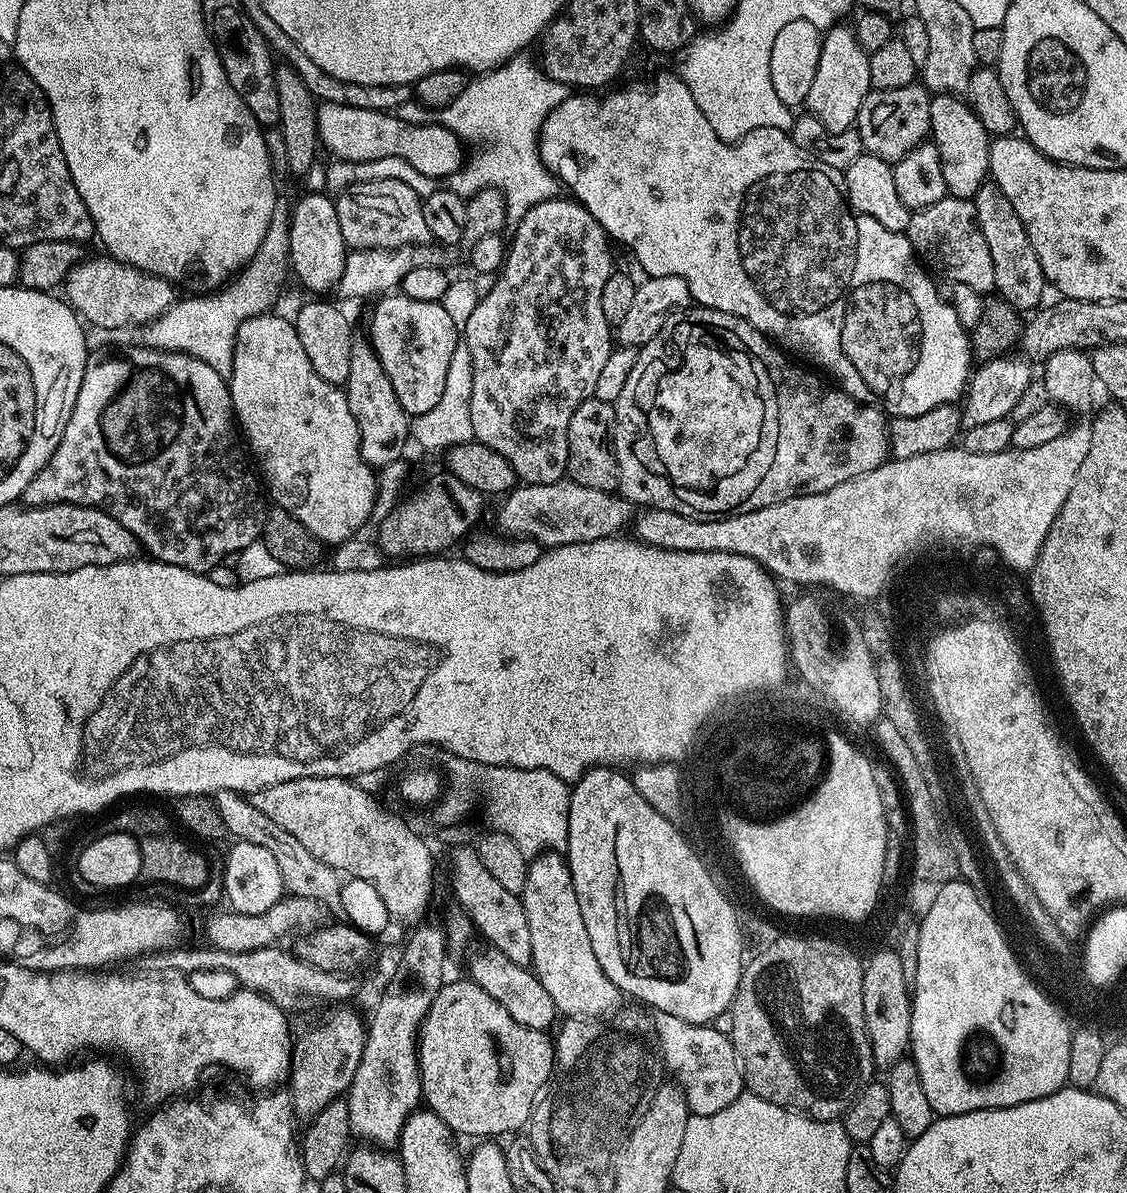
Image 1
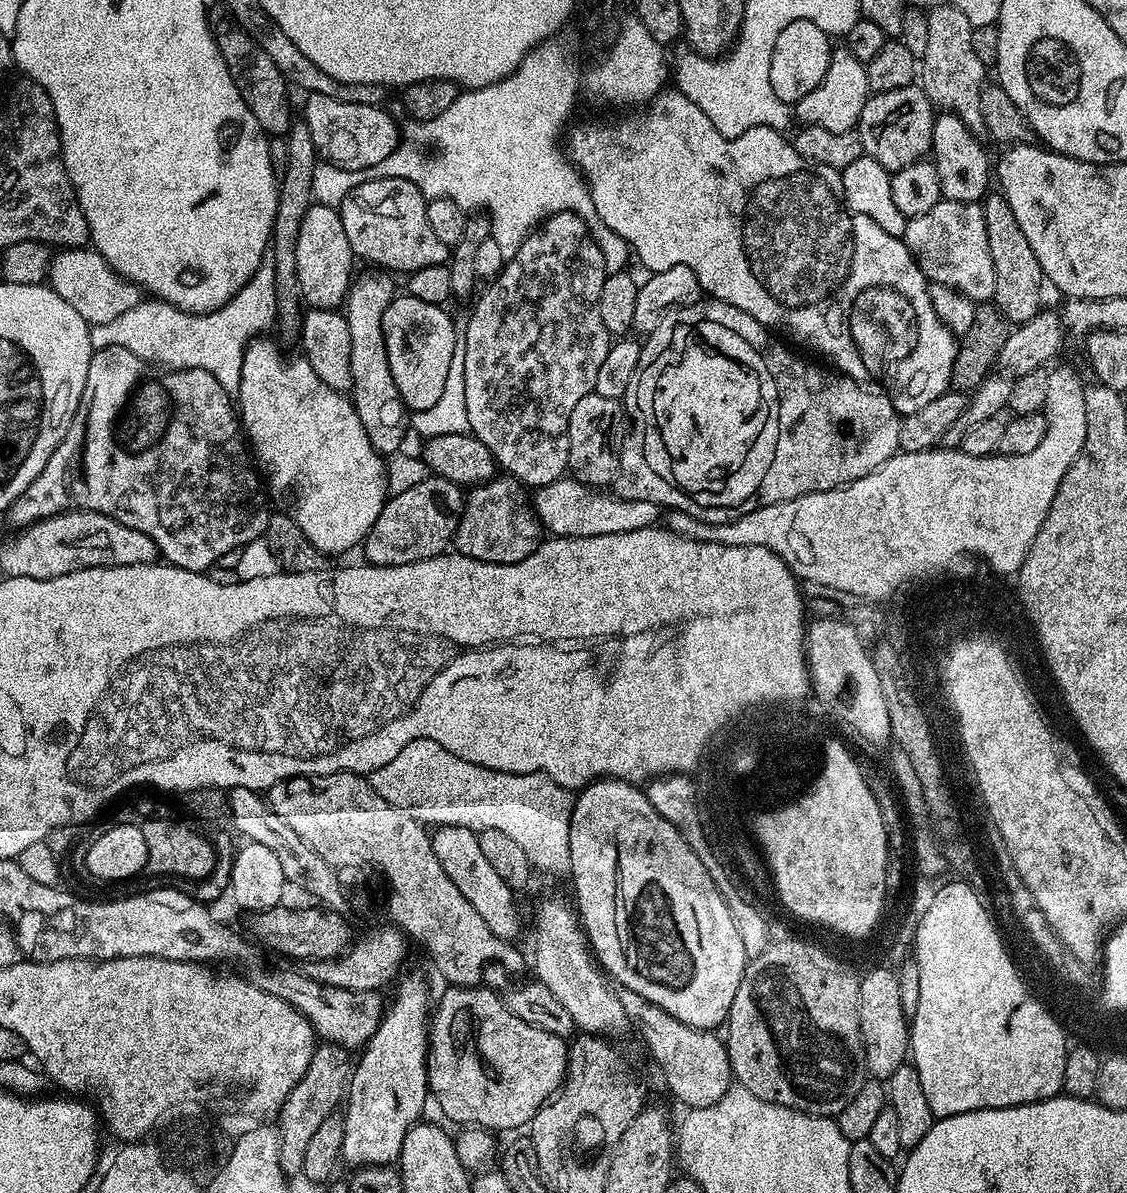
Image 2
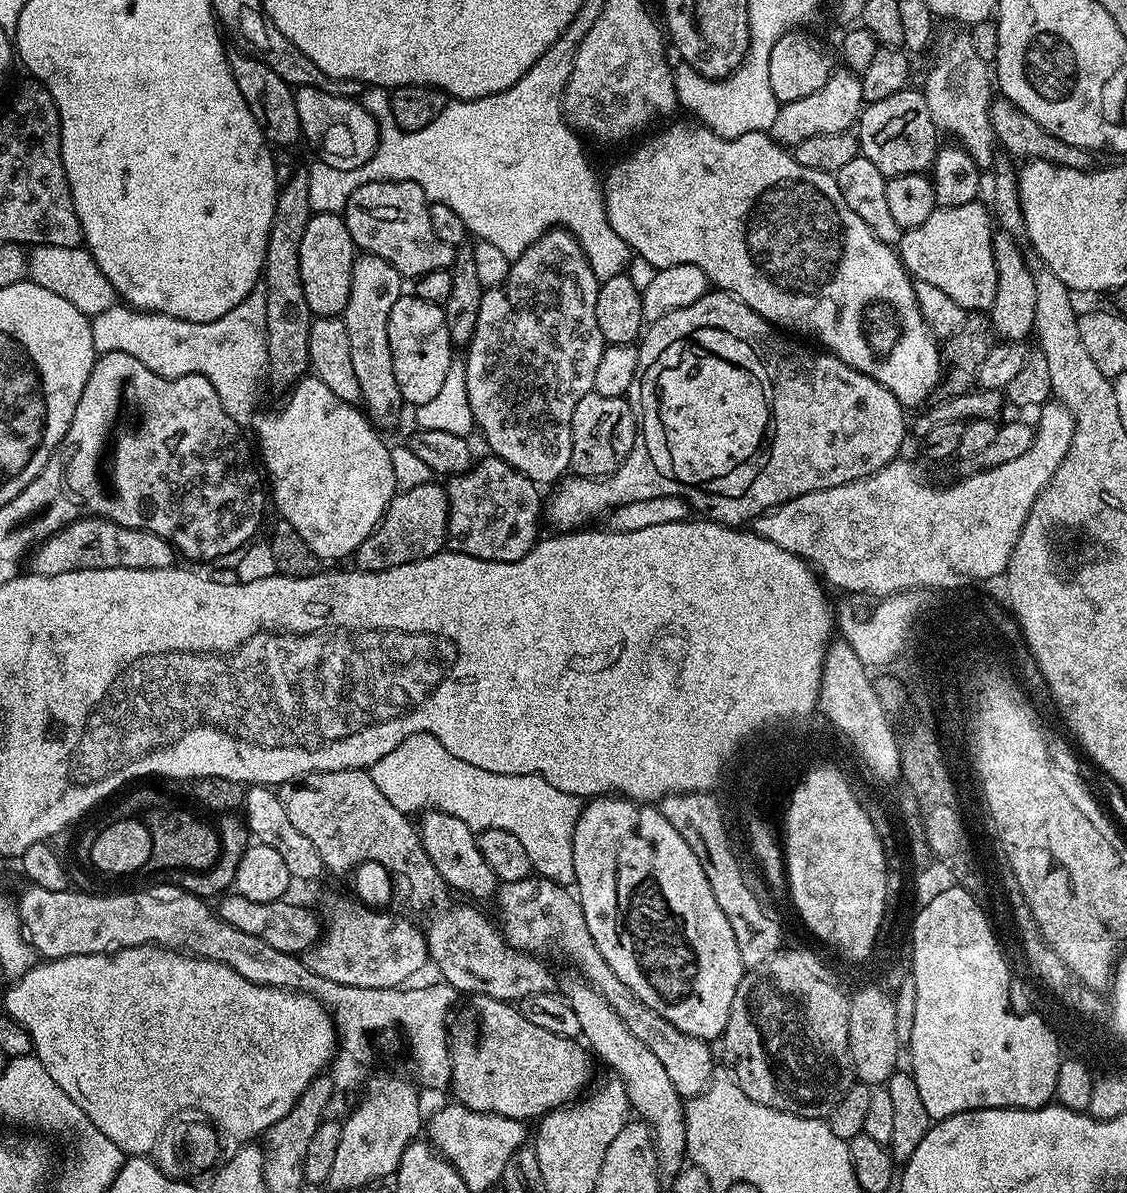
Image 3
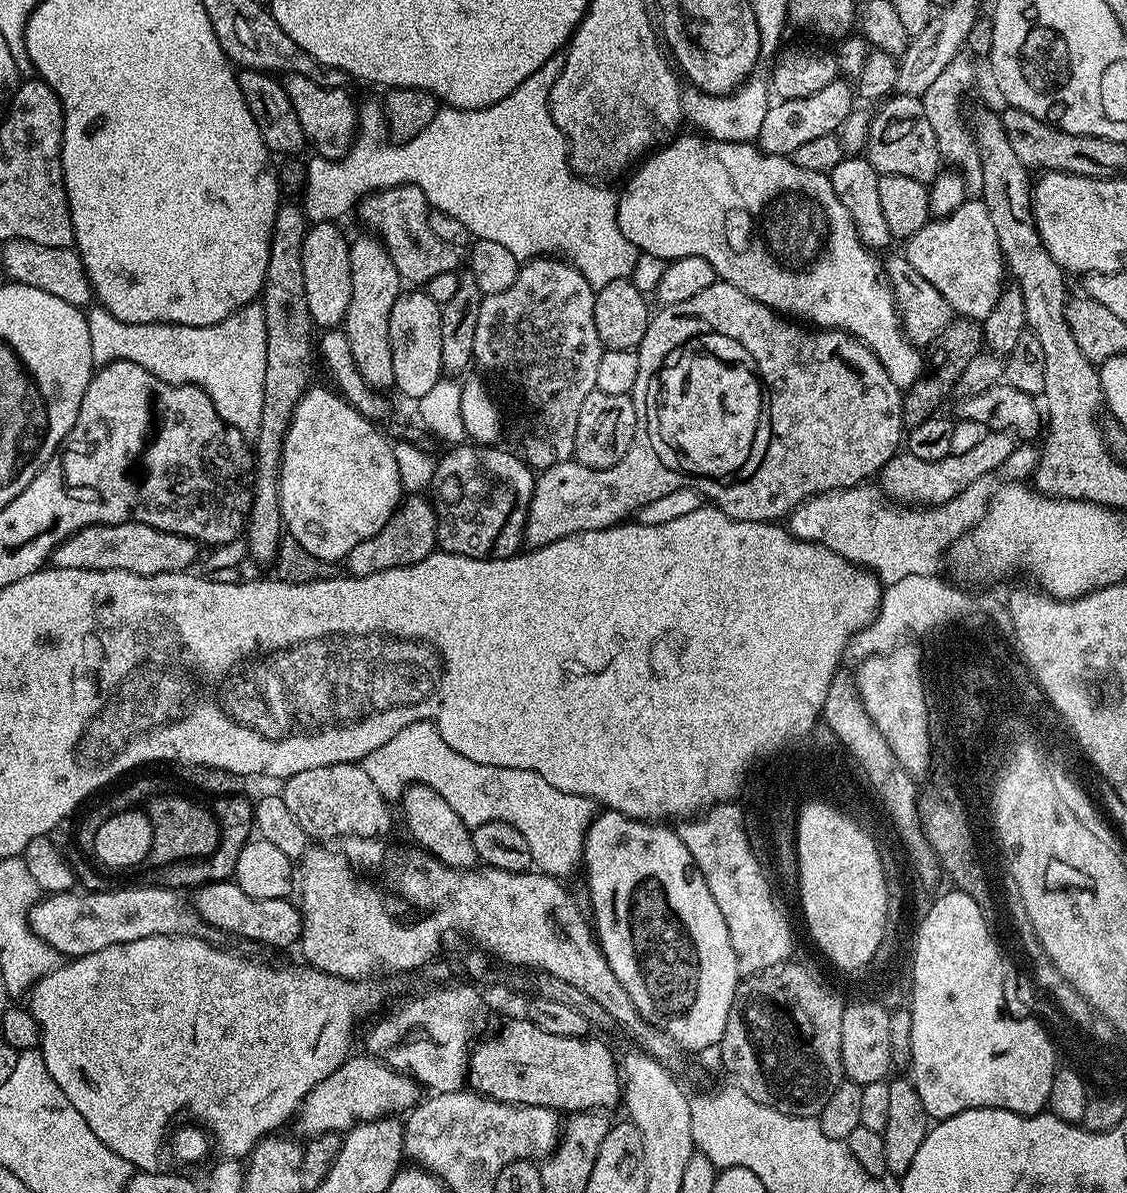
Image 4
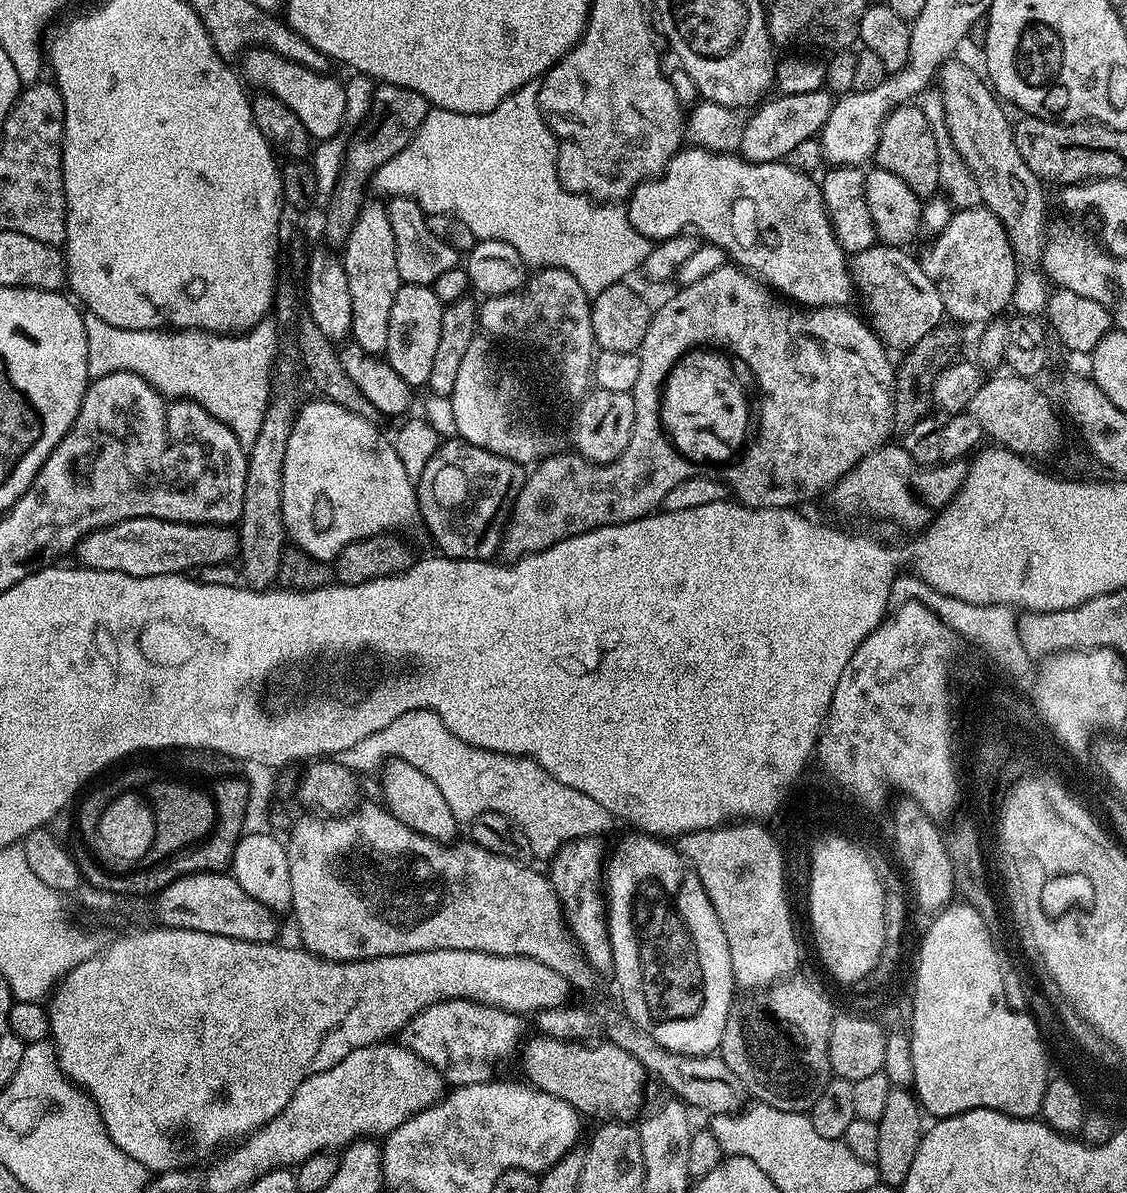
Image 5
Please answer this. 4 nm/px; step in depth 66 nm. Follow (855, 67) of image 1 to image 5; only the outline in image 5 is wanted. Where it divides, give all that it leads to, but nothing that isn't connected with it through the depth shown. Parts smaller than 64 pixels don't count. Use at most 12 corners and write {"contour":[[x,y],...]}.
{"contour":[[833,93],[780,94],[744,123],[738,152],[783,161],[820,134]]}

